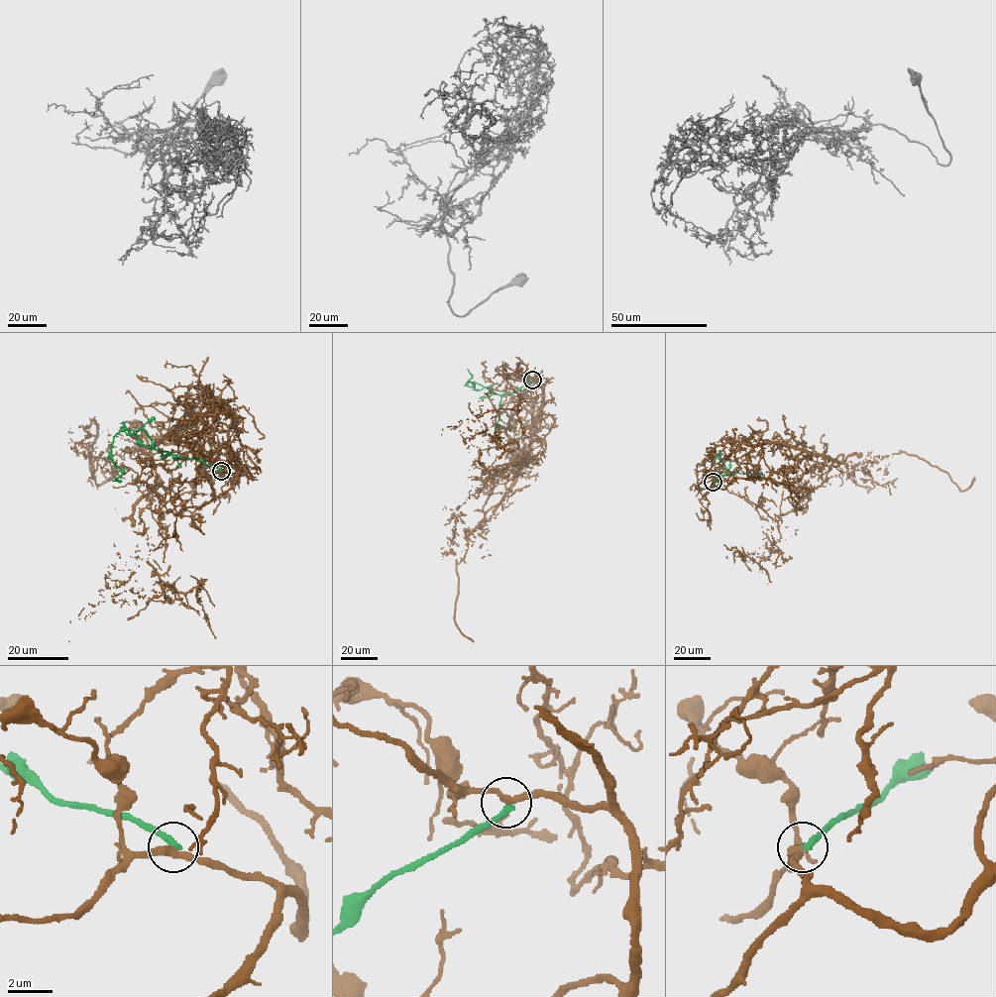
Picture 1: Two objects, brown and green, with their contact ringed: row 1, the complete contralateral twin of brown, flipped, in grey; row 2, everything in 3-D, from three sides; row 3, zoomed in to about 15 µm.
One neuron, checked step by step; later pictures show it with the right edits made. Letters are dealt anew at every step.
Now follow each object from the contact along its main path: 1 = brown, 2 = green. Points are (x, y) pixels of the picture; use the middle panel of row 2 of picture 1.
1: (532, 381), (522, 468), (482, 511), (483, 441), (522, 434), (485, 392)
2: (532, 381), (515, 391), (493, 393), (480, 385), (467, 382), (468, 387), (472, 376), (467, 369)

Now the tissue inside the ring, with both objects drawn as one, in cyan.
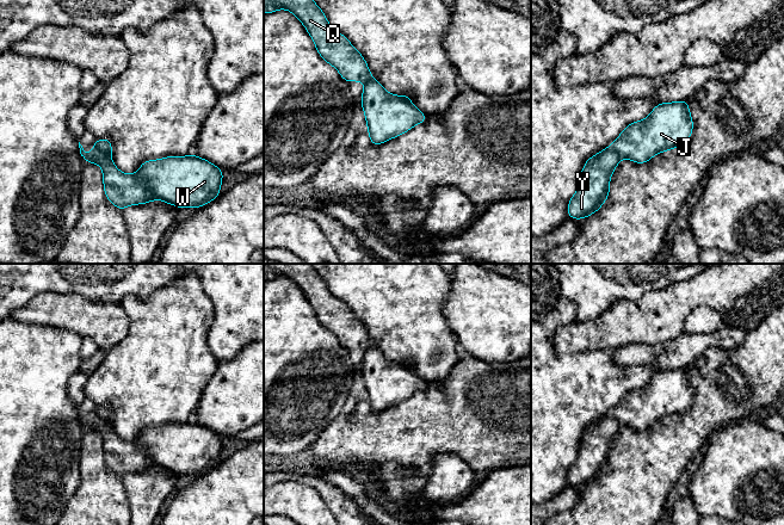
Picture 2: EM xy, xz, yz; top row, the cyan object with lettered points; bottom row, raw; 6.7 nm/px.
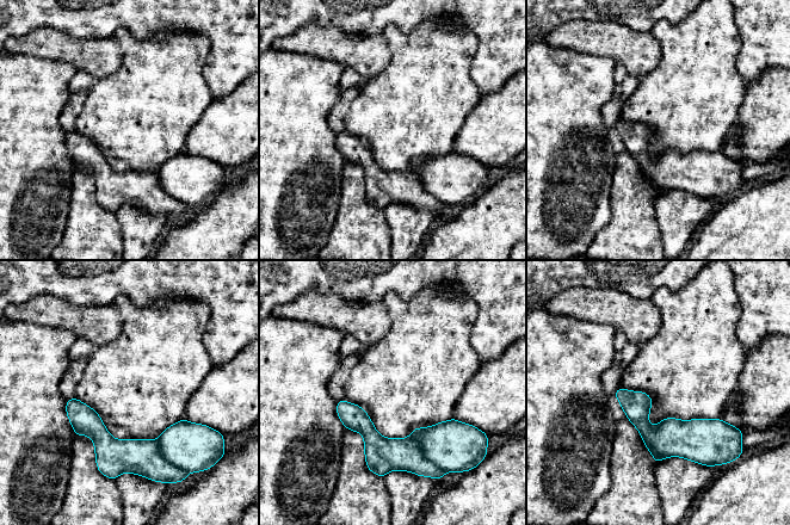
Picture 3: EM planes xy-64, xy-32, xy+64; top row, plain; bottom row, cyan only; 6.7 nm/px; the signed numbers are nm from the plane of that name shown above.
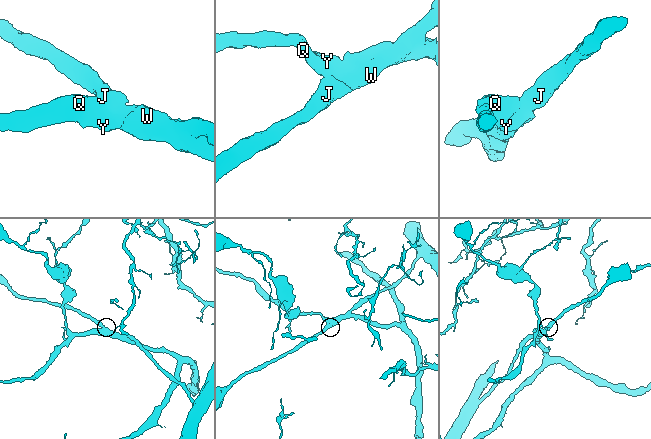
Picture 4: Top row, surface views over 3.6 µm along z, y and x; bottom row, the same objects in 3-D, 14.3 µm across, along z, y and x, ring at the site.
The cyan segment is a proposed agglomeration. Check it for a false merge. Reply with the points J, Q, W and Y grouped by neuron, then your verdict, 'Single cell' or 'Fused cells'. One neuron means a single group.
Groups: J W / Q Y. Fused cells

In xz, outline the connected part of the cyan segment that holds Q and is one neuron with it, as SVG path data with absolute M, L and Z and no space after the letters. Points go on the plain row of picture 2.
M264 264L264 280L290 278L303 291L320 323L347 348L366 351L372 345L363 322L328 290L311 264Z

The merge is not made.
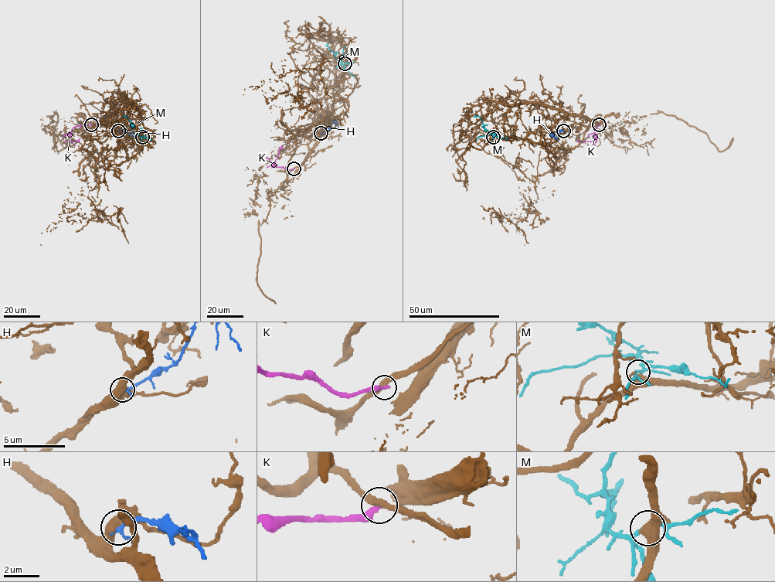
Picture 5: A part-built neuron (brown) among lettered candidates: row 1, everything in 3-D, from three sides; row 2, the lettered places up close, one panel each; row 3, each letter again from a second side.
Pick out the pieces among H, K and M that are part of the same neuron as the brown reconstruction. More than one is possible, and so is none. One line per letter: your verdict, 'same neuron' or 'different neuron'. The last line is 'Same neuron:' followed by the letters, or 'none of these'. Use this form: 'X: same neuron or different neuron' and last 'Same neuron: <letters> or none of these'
H: different neuron
K: different neuron
M: same neuron
Same neuron: M

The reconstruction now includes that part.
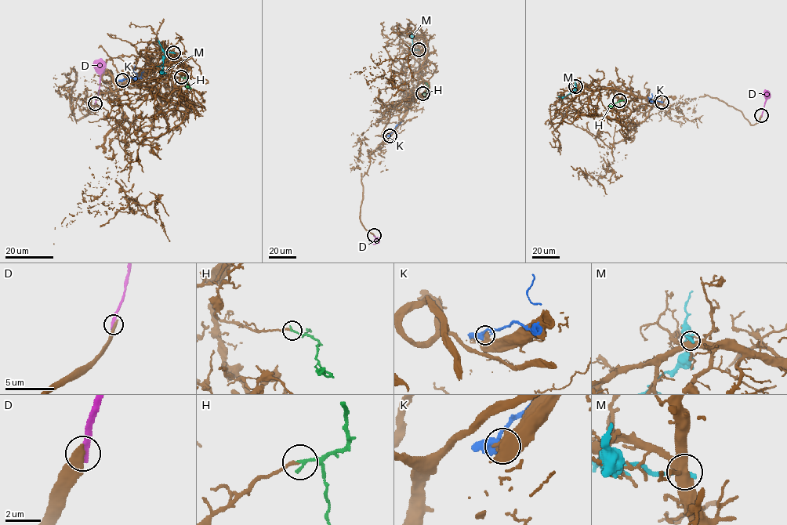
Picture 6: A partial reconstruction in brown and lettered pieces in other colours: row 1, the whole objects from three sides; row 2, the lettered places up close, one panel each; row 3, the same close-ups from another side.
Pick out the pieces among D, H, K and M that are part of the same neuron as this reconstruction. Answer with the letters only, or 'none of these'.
H

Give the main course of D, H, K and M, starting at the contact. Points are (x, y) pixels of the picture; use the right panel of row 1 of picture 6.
D: (762, 115), (766, 99), (765, 89)
H: (619, 100), (612, 106), (608, 105)
K: (661, 102), (651, 101), (651, 93)
M: (575, 86), (565, 96), (558, 96)

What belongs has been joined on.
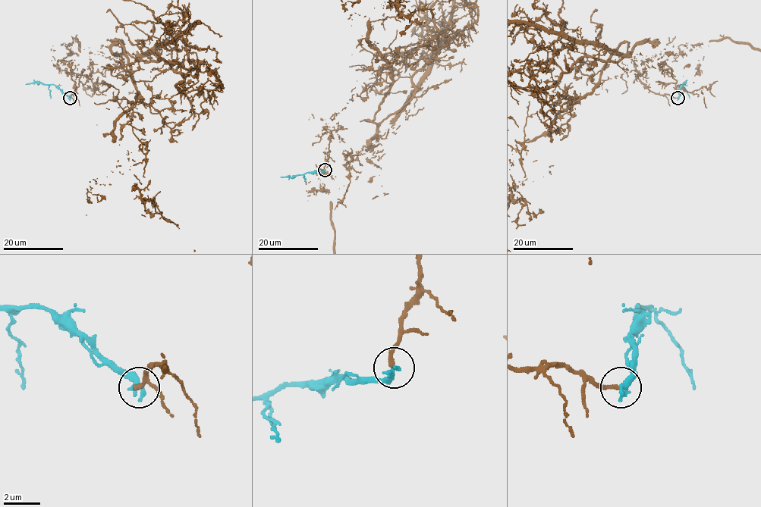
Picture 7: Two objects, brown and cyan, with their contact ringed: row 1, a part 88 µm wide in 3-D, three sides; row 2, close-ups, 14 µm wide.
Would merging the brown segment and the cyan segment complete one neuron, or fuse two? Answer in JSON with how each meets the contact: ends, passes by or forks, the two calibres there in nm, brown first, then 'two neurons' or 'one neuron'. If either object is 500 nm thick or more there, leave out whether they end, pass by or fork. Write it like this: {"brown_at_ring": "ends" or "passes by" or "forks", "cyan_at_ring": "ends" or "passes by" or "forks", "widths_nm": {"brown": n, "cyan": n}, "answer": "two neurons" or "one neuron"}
{"brown_at_ring": "ends", "cyan_at_ring": "ends", "widths_nm": {"brown": 240, "cyan": 400}, "answer": "one neuron"}

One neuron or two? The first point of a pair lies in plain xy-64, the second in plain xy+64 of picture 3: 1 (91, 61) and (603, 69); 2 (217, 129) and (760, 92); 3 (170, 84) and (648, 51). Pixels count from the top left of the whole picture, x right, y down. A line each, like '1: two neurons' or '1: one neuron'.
1: two neurons
2: one neuron
3: two neurons

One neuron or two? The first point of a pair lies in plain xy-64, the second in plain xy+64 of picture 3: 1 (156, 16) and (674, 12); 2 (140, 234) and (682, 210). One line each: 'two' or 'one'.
1: one
2: one

